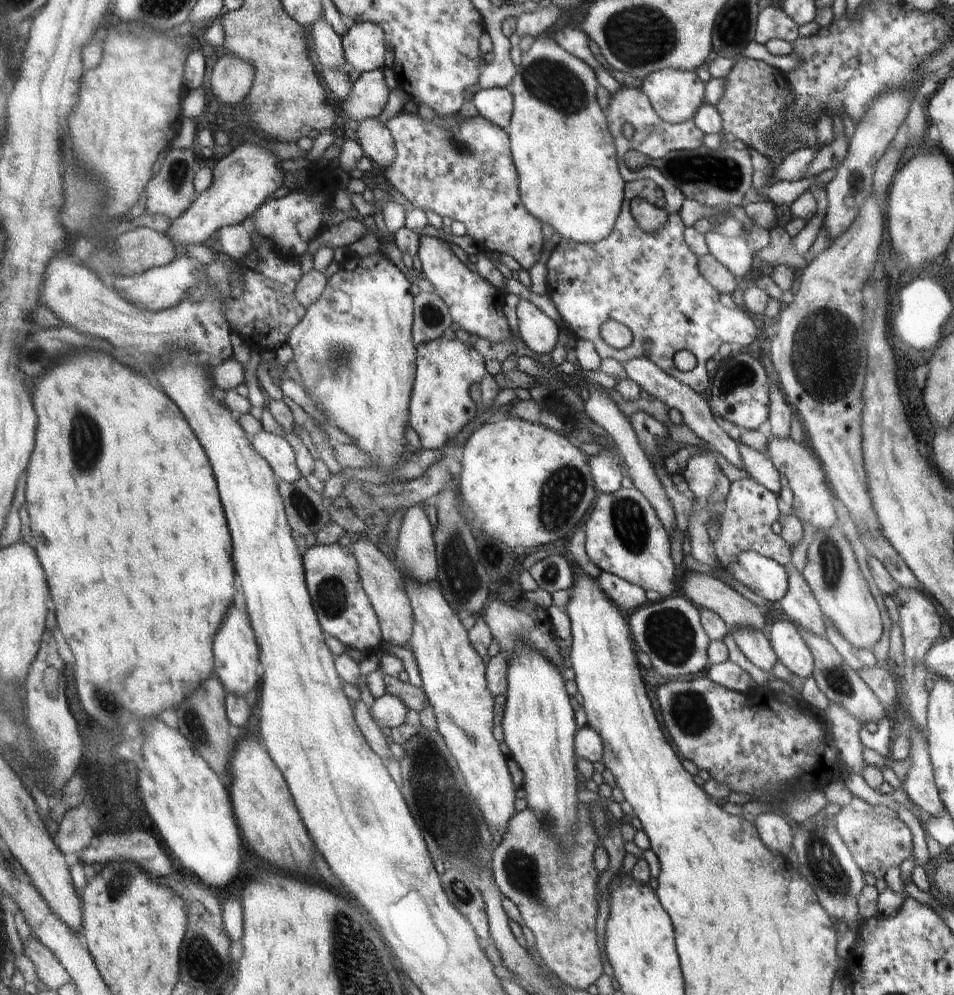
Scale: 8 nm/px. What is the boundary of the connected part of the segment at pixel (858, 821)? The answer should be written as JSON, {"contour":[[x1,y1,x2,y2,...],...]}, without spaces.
{"contour":[[854,796,850,804,846,804,834,814,832,824,864,874,873,874,874,878,884,876,888,868,900,866,904,860,912,858,913,844,910,828,898,818,895,811,884,805,872,805]]}

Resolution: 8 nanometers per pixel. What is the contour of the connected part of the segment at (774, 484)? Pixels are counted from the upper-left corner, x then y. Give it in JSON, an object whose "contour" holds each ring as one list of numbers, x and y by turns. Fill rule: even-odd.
{"contour":[[739,444,738,450,740,450,740,460,742,460,740,462,742,470,748,472,752,480,778,495,781,490,779,481,781,474,772,464,770,457,766,454,760,454,758,450,754,450,746,444]]}

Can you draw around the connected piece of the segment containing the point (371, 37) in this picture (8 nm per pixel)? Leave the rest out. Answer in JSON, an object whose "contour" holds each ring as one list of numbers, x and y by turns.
{"contour":[[358,22,349,24,348,32,341,38,344,58,350,70,366,72,383,69,390,61,390,52,386,48,386,34,374,22]]}

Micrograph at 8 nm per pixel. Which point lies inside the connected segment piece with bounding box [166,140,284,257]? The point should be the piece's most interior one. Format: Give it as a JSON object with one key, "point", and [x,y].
{"point":[244,180]}

